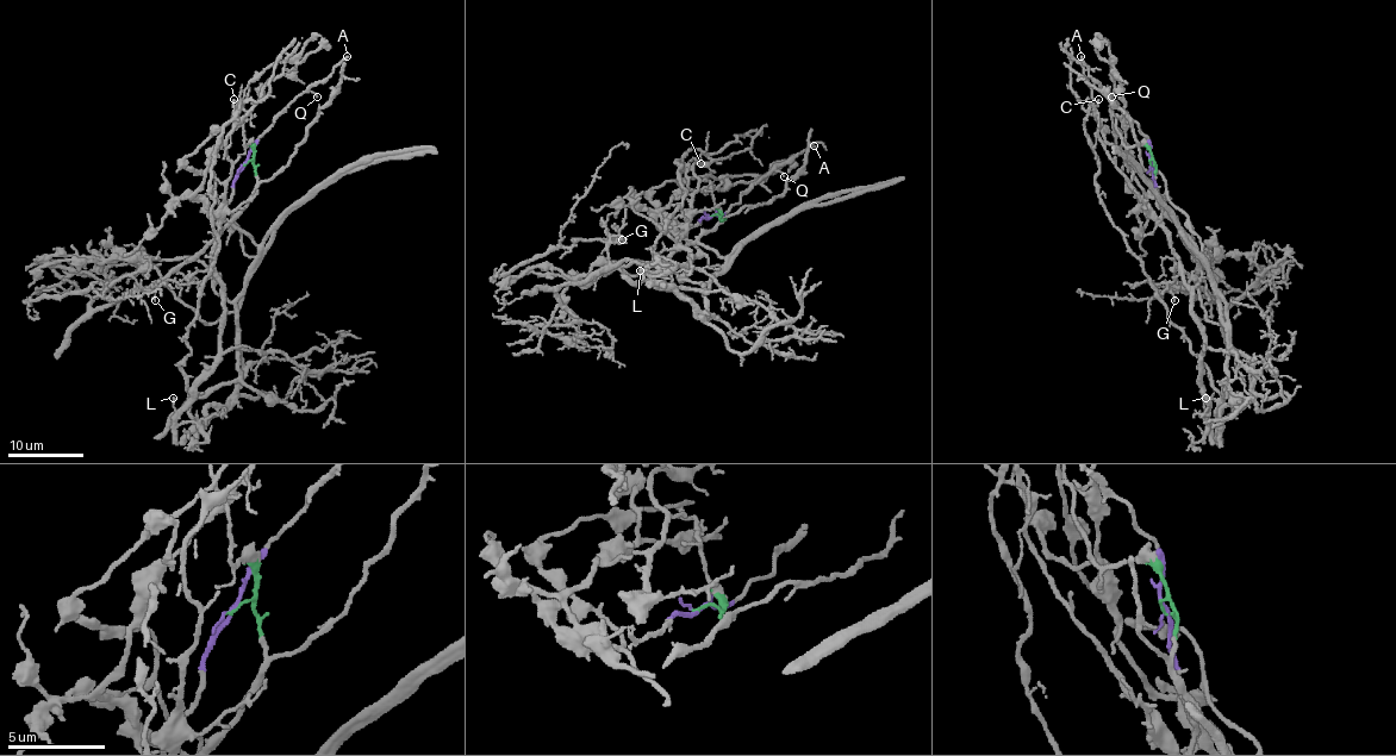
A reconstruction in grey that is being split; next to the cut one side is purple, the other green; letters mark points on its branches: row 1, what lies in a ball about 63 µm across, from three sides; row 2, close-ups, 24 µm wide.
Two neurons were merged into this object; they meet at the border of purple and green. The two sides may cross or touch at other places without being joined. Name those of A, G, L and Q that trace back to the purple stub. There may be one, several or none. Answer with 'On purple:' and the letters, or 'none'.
On purple: A, L, Q

